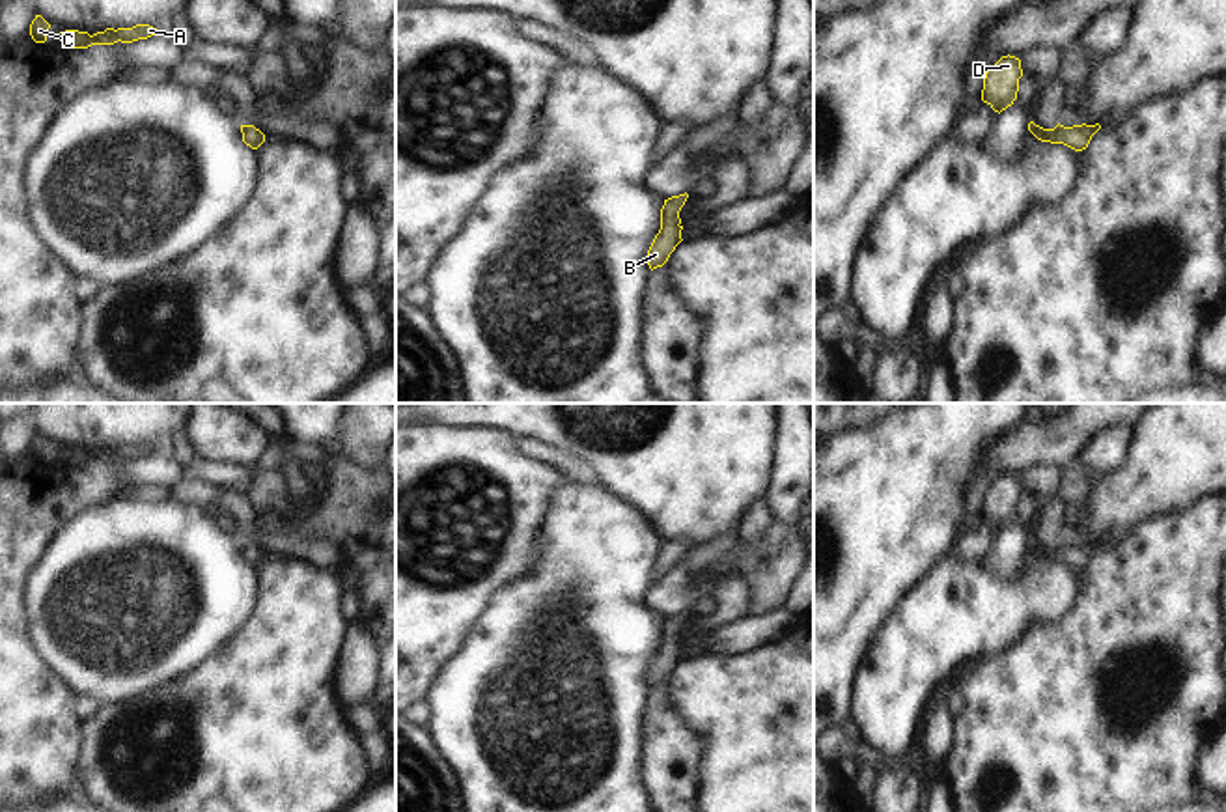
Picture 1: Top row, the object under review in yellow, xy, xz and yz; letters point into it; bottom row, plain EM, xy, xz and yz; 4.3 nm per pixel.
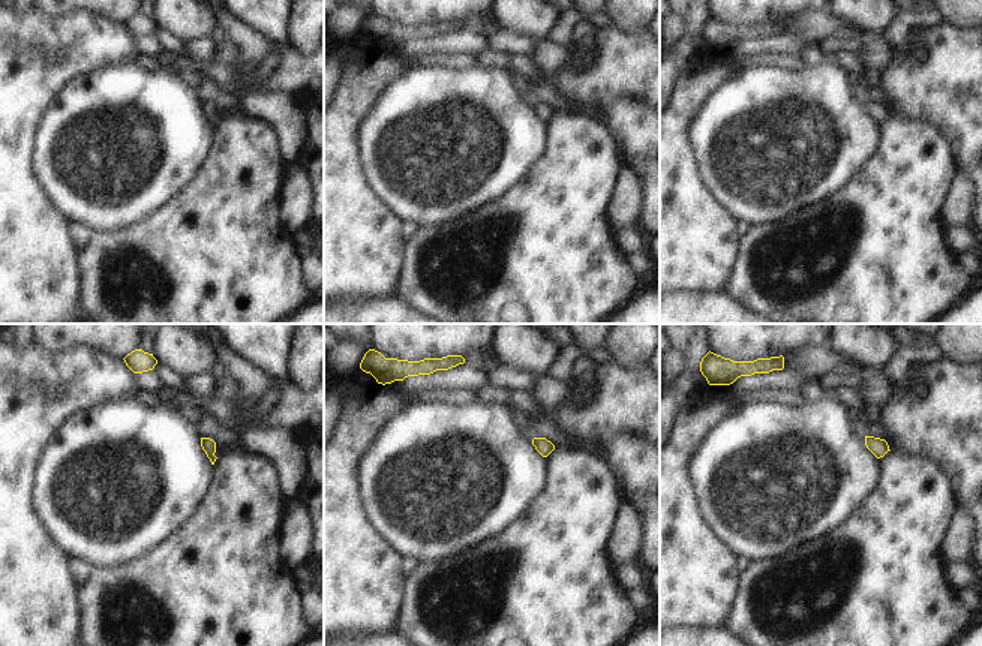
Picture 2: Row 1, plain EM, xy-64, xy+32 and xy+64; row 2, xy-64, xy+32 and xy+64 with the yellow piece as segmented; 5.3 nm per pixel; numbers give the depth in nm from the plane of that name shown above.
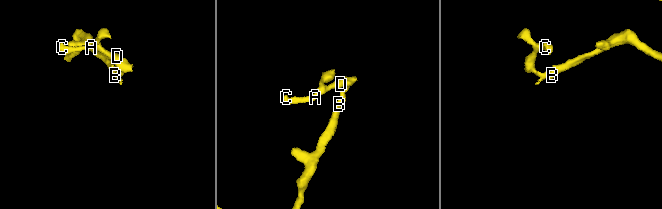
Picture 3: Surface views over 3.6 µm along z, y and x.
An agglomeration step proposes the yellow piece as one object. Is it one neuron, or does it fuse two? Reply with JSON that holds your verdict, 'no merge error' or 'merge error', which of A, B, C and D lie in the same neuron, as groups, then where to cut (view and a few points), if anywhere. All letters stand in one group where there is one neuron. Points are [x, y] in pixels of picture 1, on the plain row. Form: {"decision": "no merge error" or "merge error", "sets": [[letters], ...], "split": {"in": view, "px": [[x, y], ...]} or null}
{"decision": "no merge error", "sets": [["A", "B", "C", "D"]], "split": null}

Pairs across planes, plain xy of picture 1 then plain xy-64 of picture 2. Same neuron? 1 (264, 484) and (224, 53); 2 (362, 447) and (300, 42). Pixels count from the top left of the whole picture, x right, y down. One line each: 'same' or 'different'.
1: same
2: same

